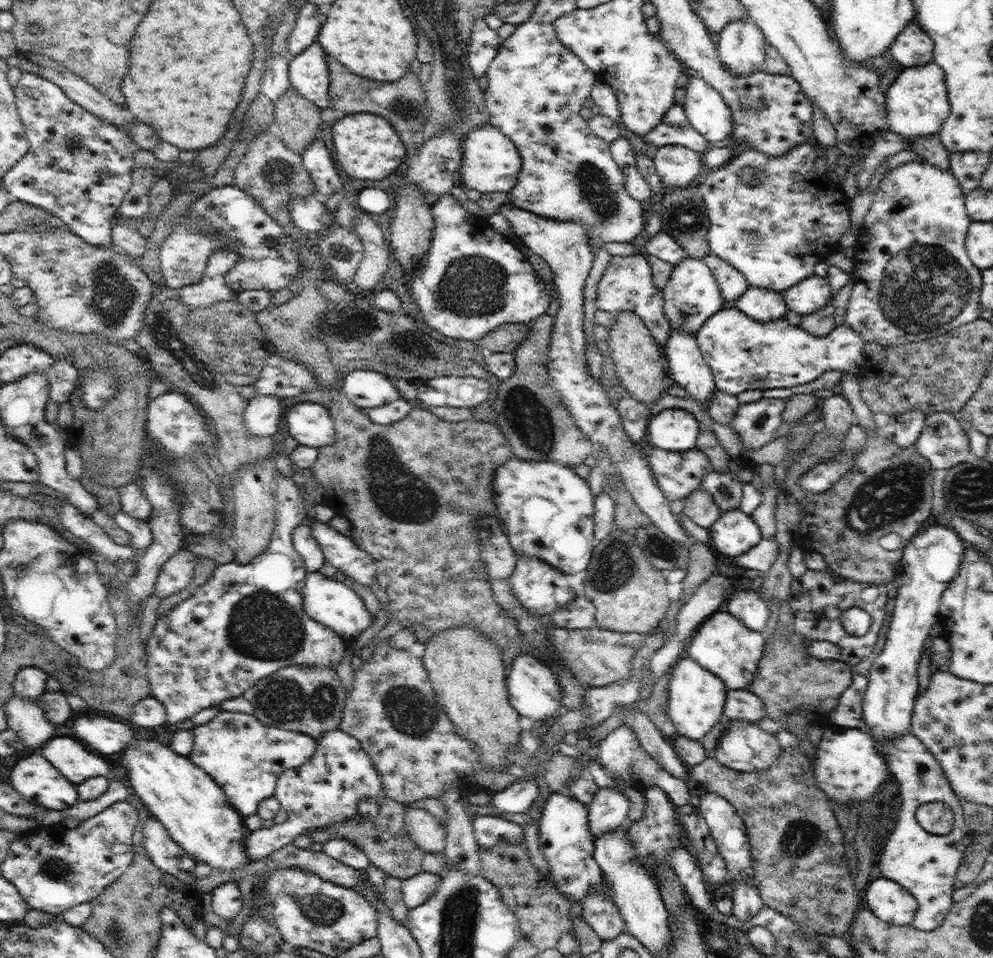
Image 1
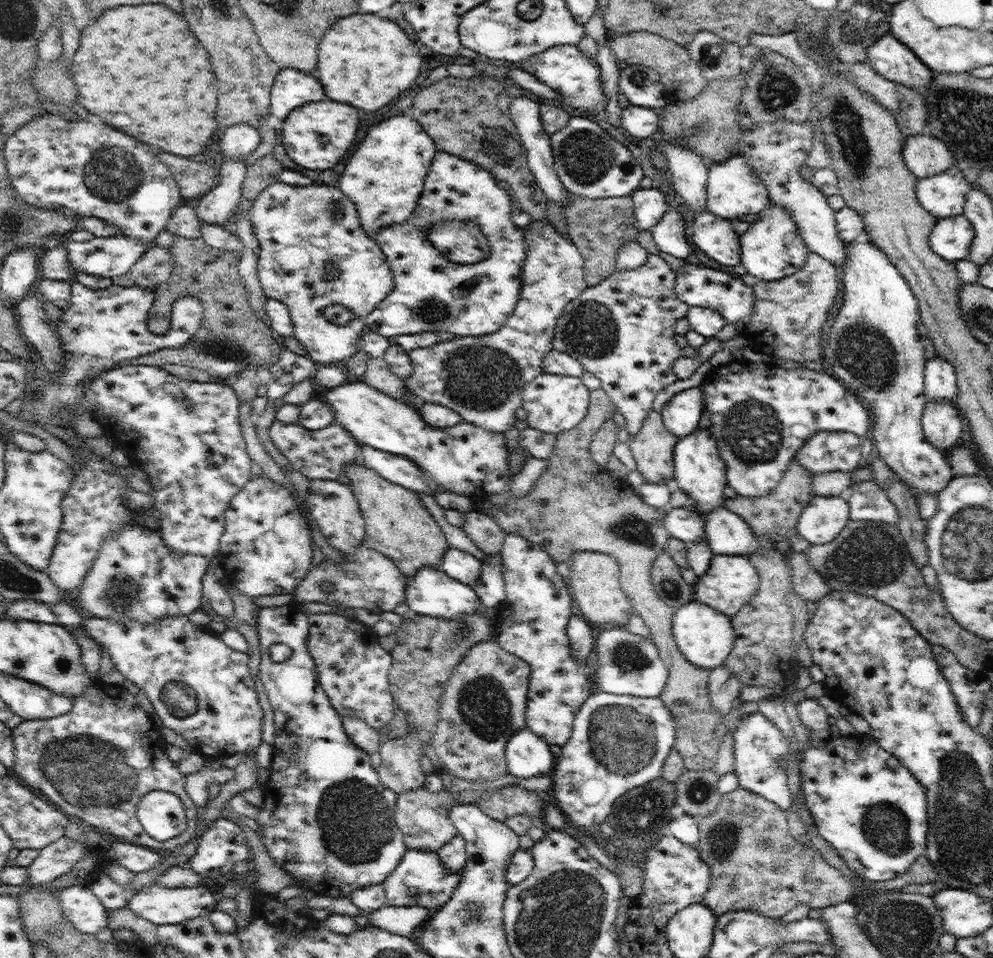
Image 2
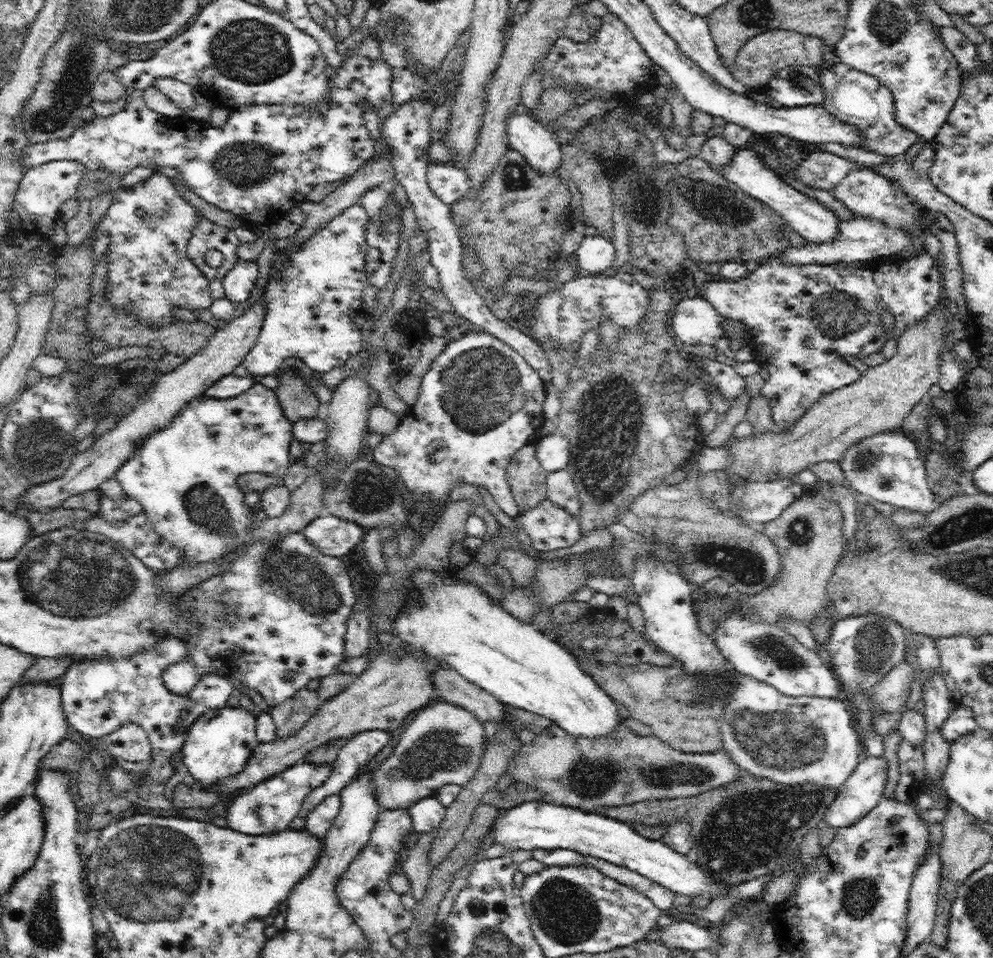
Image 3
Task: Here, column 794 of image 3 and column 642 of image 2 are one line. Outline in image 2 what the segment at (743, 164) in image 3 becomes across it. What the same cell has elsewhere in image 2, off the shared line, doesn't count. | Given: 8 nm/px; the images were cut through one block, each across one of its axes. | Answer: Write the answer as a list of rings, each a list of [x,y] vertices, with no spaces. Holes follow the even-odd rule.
[[[655,187],[636,189],[632,194],[633,213],[639,231],[652,231],[669,209],[664,194]]]

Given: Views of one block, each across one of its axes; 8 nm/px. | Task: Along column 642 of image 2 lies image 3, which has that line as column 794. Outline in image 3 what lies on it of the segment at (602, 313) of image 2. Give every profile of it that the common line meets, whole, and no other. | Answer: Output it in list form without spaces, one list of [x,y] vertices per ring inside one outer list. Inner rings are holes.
[[[932,232],[924,233],[925,246],[920,254],[910,260],[892,257],[873,262],[866,269],[844,263],[789,266],[781,260],[783,254],[778,253],[740,280],[707,278],[698,282],[697,291],[714,306],[720,316],[738,319],[752,333],[750,344],[754,350],[753,361],[770,373],[759,392],[770,403],[774,431],[789,429],[820,397],[861,378],[861,372],[846,362],[846,357],[864,359],[868,354],[880,352],[889,338],[897,340],[910,324],[924,318],[937,306],[941,289],[937,257],[942,242]],[[886,310],[894,315],[894,328],[890,332],[883,332],[885,328],[879,325],[881,314]]]

